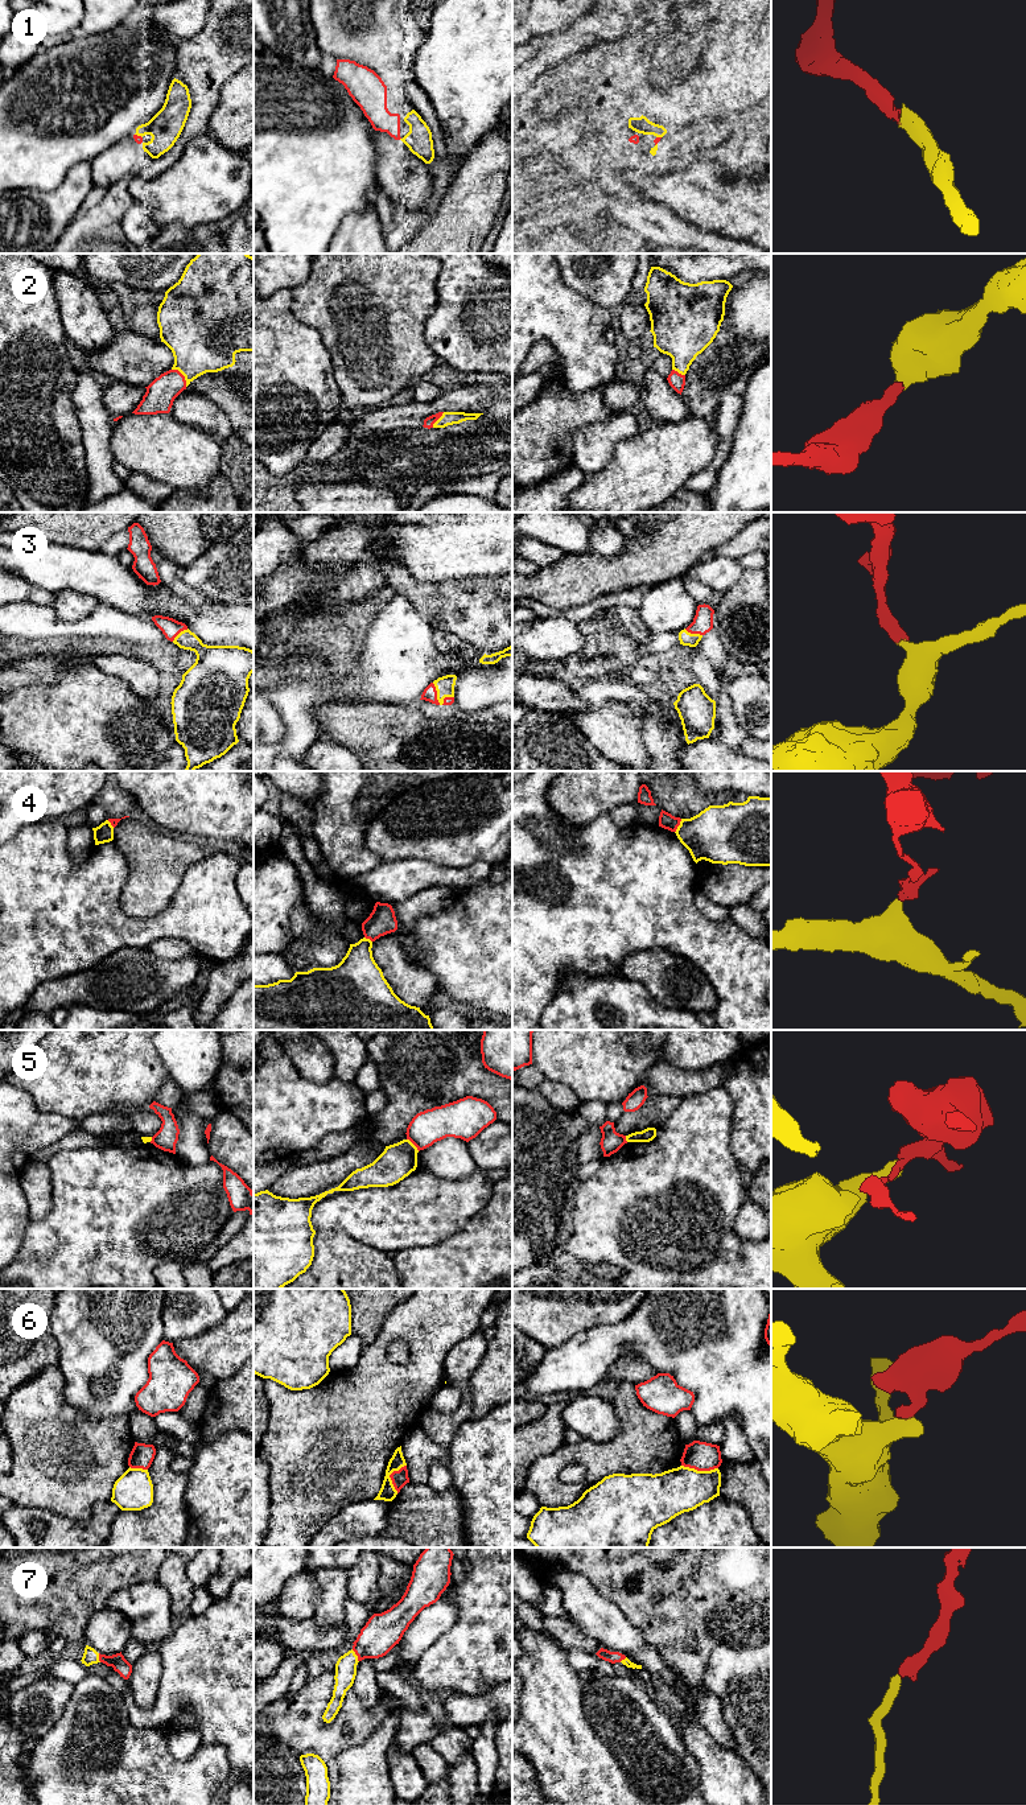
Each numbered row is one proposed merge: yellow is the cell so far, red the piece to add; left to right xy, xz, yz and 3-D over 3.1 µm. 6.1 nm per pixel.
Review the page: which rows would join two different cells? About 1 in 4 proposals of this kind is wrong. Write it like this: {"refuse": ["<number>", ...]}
{"refuse": ["4", "5", "6"]}

